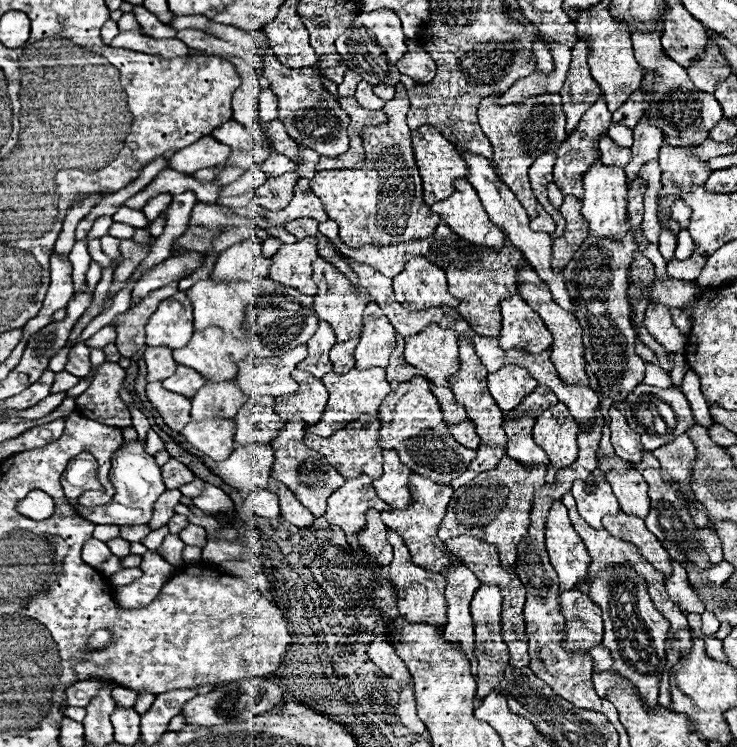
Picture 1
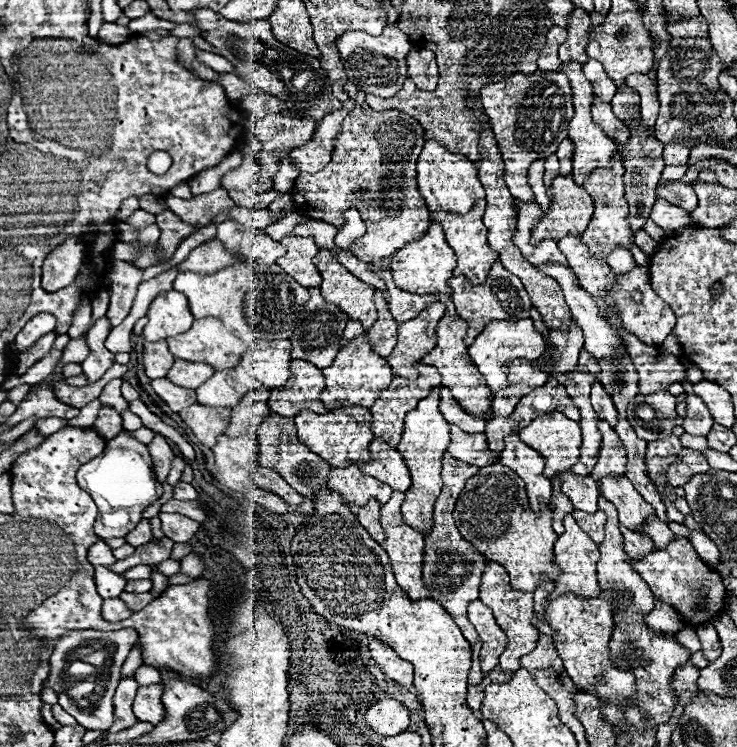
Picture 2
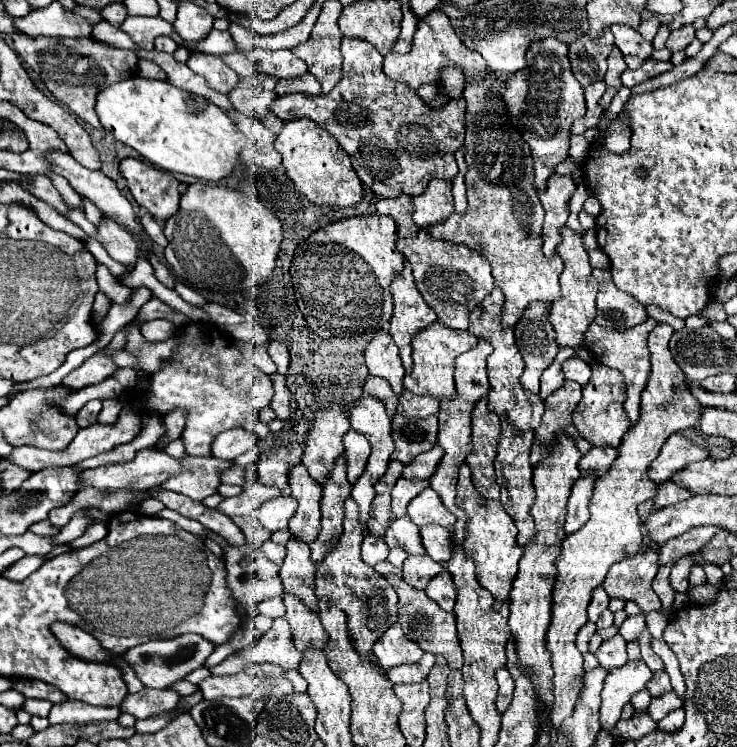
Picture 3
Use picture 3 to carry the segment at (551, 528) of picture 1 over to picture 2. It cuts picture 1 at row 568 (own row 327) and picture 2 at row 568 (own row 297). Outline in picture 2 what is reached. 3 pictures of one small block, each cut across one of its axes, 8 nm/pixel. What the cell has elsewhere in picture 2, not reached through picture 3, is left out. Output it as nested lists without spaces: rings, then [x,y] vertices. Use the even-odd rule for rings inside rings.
[[[566,514],[564,516],[564,532],[558,536],[556,544],[554,544],[554,562],[556,566],[562,570],[558,582],[556,582],[556,588],[554,592],[548,596],[550,600],[554,600],[556,596],[562,596],[562,594],[576,594],[580,598],[596,598],[600,594],[600,586],[596,582],[596,562],[598,562],[598,546],[588,538],[588,534],[584,534],[574,516],[572,514]]]

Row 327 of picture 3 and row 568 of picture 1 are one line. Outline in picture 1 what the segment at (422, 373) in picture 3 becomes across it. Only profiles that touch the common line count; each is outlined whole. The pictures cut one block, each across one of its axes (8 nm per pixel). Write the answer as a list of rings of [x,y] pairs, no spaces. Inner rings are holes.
[[[410,472],[410,504],[404,510],[382,512],[382,522],[388,528],[398,530],[398,534],[402,534],[402,540],[406,542],[414,562],[418,562],[420,566],[426,566],[428,570],[432,568],[432,570],[444,572],[450,566],[450,558],[446,558],[446,546],[438,538],[438,526],[446,514],[450,496],[452,496],[450,486],[434,484],[428,476]]]

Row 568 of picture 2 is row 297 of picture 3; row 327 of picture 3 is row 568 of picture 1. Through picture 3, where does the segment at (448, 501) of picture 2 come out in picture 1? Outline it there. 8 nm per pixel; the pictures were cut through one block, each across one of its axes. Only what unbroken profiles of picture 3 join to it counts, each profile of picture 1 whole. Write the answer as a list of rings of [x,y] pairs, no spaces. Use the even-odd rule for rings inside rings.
[[[454,560],[452,566],[446,568],[446,602],[448,602],[448,622],[444,626],[444,634],[448,640],[452,642],[460,642],[462,650],[468,652],[468,656],[472,658],[472,672],[476,674],[476,658],[472,656],[472,648],[474,648],[474,626],[472,626],[472,616],[470,616],[470,602],[474,592],[480,588],[480,580],[468,570],[466,564],[460,564]]]

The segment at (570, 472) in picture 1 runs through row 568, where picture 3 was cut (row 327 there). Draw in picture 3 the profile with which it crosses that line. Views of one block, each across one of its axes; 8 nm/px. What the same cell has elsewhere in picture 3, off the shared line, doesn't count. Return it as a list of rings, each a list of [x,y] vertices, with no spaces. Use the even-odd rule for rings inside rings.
[[[534,302],[526,308],[524,316],[514,326],[516,344],[526,362],[522,374],[522,386],[532,394],[540,392],[540,376],[552,364],[558,354],[558,344],[554,328],[548,322],[548,306],[544,302]]]

